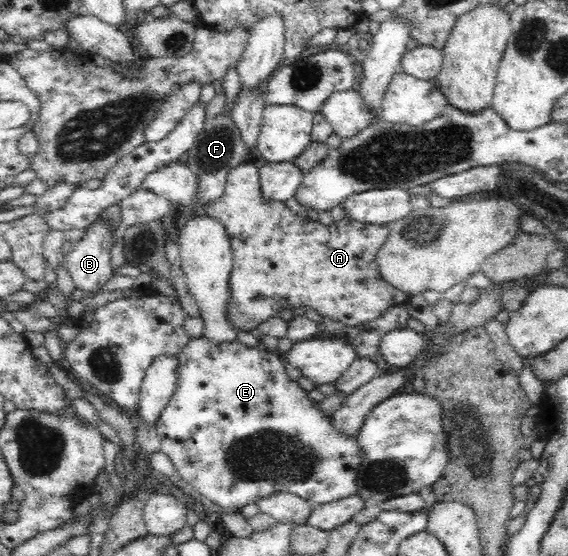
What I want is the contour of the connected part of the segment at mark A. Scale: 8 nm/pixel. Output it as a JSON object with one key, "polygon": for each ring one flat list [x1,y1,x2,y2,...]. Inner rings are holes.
{"polygon":[[251,162,229,170,223,195,204,210,225,226,231,240,233,266,227,310,236,329,256,333,263,321,279,316,282,310,307,306,344,325,360,325,410,298,386,283,378,271,376,256,389,236,387,225,361,223,345,216,327,226,293,214,285,202,262,197,258,168]]}

